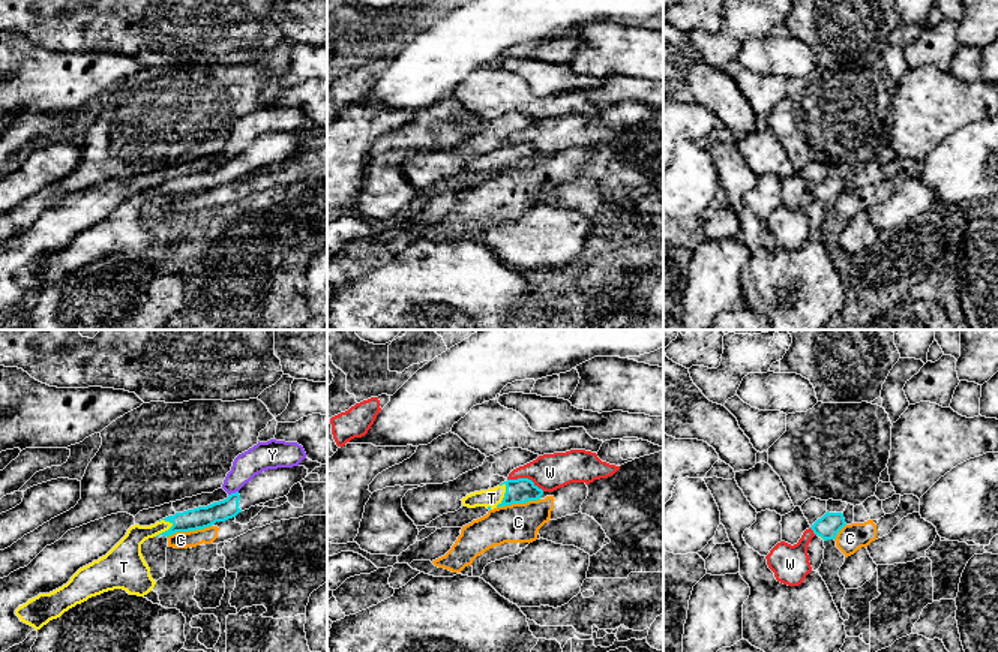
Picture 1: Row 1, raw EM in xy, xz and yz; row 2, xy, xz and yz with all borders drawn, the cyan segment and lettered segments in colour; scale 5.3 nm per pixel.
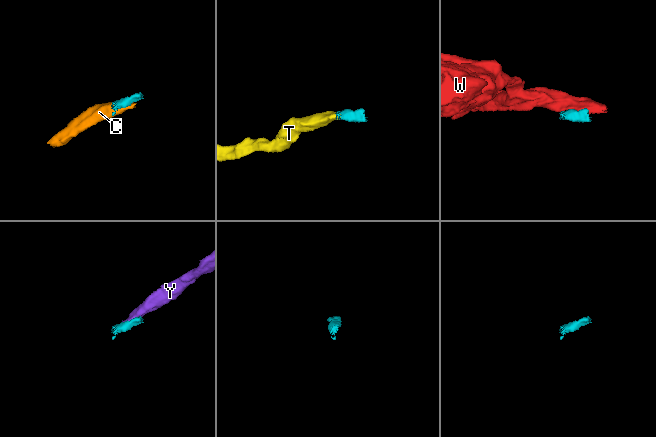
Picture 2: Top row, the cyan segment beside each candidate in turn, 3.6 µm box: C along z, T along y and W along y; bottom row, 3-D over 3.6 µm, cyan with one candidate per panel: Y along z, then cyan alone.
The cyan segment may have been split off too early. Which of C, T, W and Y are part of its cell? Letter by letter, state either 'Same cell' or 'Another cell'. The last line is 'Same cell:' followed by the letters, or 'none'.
C: Another cell
T: Same cell
W: Another cell
Y: Another cell
Same cell: T

